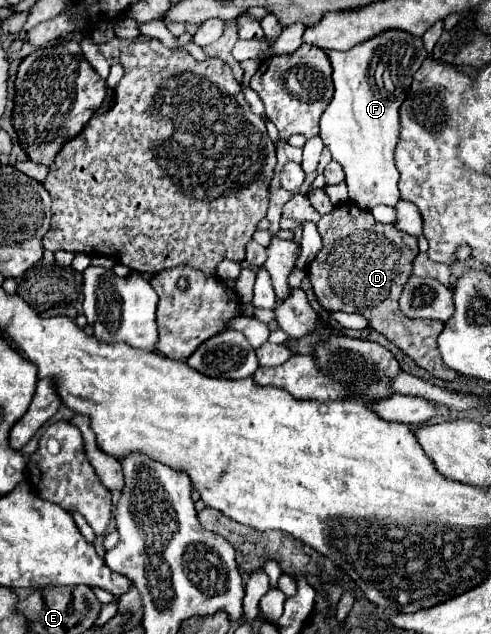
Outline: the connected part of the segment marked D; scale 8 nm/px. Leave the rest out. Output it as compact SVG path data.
M294 194L284 204L282 216L298 224L310 220L318 226L324 246L310 264L310 278L316 298L326 310L362 314L368 318L370 328L384 334L428 374L442 380L454 380L458 376L456 370L442 362L438 352L436 340L444 324L406 318L398 306L402 288L412 276L412 262L418 256L416 236L398 230L394 224L378 224L368 210L354 206L354 202L342 202L330 214L318 214L304 194Z

